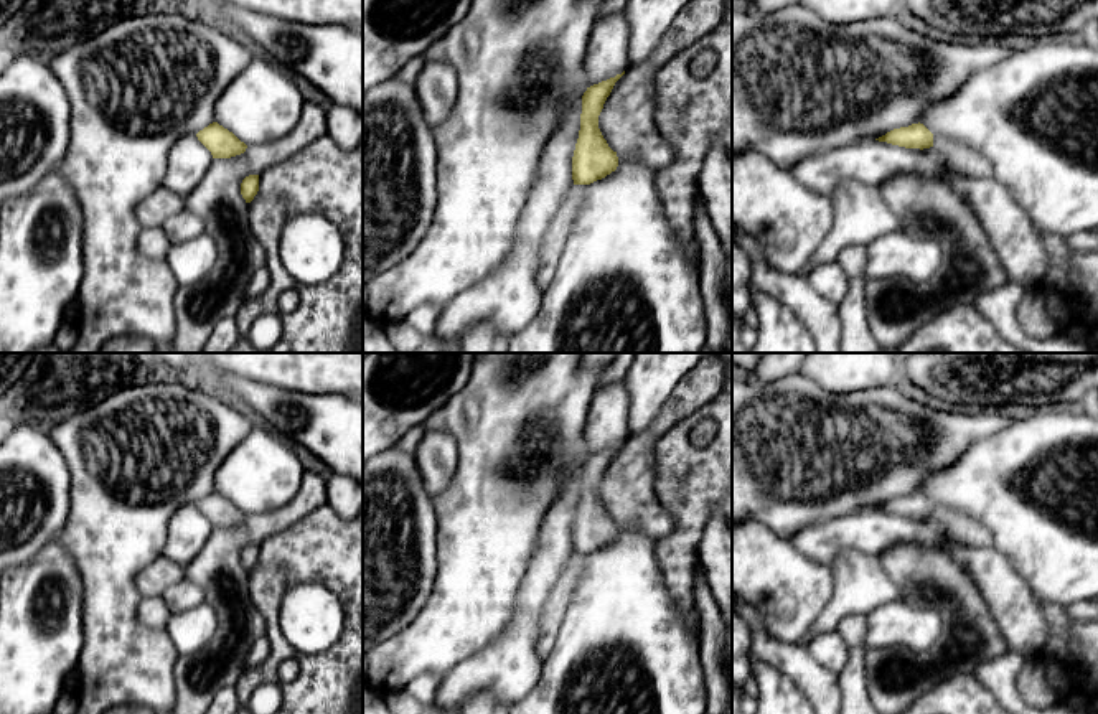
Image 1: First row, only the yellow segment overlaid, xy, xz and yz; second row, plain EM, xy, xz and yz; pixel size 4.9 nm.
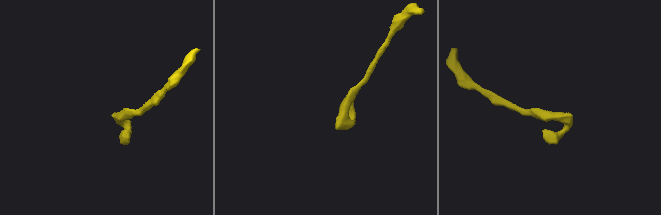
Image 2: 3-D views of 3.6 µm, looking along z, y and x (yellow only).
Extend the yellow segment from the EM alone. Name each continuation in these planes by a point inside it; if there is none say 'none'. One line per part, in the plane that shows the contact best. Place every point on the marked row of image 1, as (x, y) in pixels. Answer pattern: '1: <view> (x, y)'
1: xz (553, 244)

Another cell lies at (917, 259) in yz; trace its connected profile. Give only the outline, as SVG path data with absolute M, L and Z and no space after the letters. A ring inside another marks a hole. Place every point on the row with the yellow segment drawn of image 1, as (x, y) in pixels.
M884 234L867 244L866 282L892 275L927 282L938 270L941 259L941 246L936 239Z

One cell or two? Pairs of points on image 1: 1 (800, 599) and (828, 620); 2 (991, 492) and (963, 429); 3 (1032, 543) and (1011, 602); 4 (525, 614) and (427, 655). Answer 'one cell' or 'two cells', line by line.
1: two cells
2: two cells
3: two cells
4: two cells

